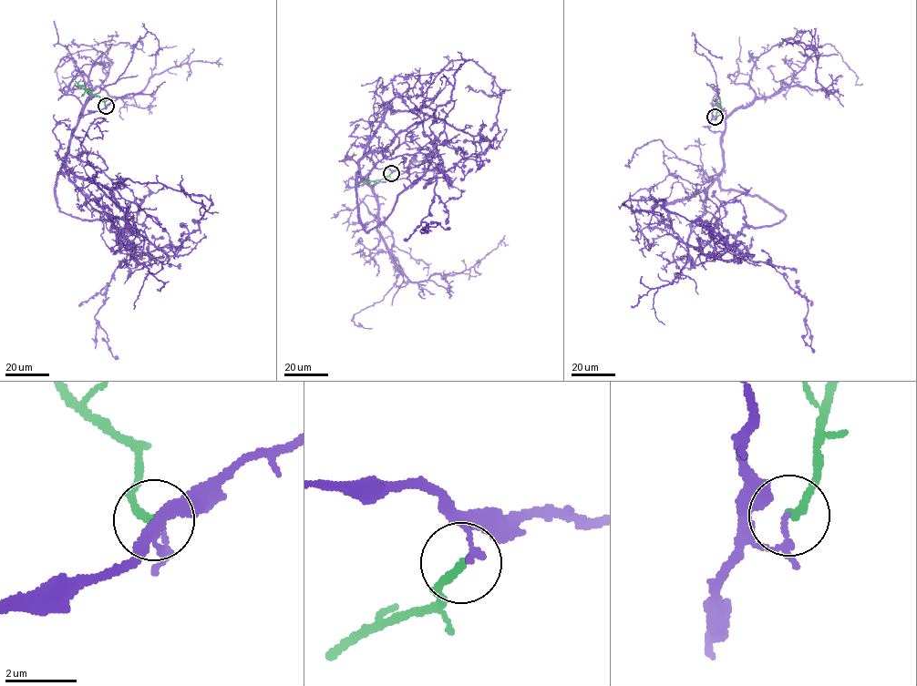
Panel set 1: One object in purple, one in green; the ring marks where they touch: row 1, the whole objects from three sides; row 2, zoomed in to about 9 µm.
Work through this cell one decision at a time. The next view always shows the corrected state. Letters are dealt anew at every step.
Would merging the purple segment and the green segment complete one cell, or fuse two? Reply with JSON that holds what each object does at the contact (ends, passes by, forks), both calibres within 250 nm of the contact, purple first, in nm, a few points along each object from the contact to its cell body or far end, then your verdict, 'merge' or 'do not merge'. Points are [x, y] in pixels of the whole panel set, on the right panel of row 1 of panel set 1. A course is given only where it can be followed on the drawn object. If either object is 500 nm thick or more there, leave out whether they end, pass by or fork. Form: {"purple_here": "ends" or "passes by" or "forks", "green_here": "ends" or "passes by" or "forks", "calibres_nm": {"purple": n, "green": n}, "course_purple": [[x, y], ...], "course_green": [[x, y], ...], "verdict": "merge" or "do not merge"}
{"purple_here": "passes by", "green_here": "ends", "calibres_nm": {"purple": 100, "green": 240}, "course_purple": [[715, 117], [708, 128], [721, 133], [723, 170], [705, 209], [741, 253], [666, 209], [650, 194], [654, 184]], "course_green": [[715, 117], [718, 105], [716, 102], [719, 97]], "verdict": "do not merge"}

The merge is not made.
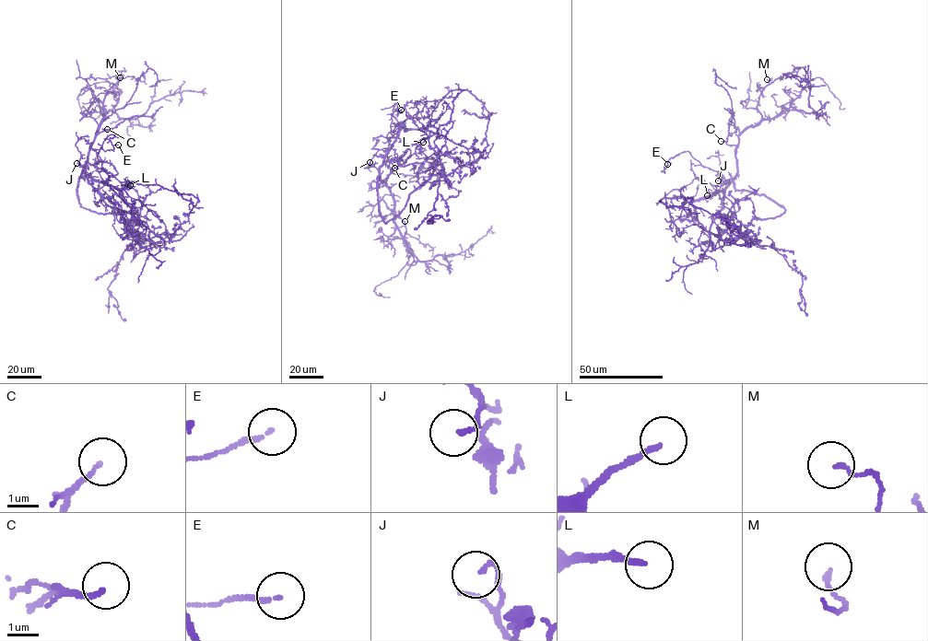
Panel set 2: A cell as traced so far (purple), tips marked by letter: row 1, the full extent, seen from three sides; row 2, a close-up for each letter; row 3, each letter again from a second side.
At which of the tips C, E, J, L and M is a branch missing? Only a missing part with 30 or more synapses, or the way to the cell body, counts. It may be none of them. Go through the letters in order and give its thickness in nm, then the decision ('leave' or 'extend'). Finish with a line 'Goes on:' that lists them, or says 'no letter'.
C: calibre 140 nm; extend
E: calibre 140 nm; leave
J: calibre 130 nm; leave
L: calibre 170 nm; extend
M: calibre 120 nm; leave
Goes on: C, L

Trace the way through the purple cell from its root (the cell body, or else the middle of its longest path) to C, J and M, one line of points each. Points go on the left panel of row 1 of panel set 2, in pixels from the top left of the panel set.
C: (85, 175), (89, 145), (96, 133), (107, 129)
J: (85, 175), (84, 168), (78, 160), (76, 163)
M: (85, 175), (89, 145), (104, 119), (104, 97), (120, 77)

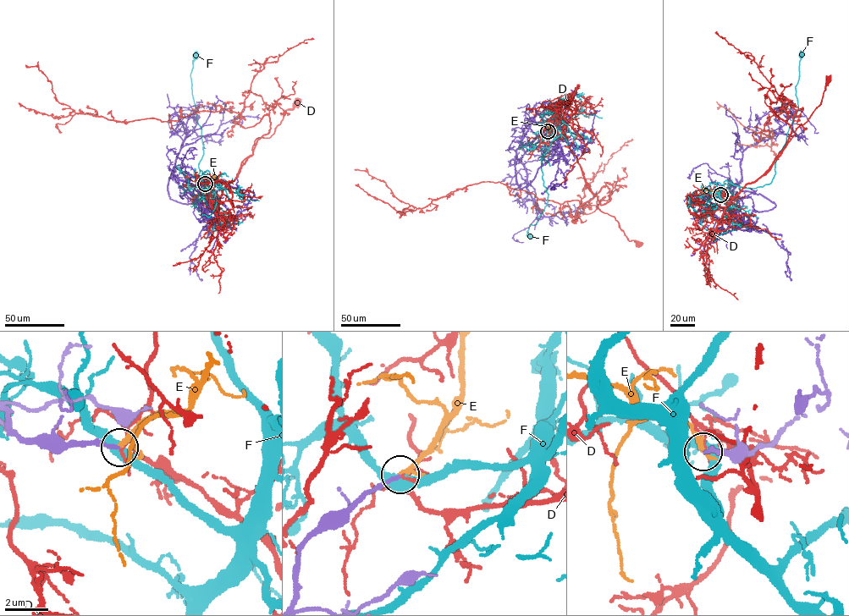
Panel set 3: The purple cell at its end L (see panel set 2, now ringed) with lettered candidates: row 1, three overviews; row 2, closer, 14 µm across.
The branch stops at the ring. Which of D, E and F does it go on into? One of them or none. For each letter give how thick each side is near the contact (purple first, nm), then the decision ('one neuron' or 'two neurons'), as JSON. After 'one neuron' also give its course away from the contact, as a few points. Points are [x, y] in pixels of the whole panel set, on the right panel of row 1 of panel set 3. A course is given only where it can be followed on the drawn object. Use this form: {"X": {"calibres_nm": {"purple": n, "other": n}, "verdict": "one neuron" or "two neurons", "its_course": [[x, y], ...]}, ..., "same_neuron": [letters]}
{"D": {"calibres_nm": {"purple": 190, "other": 110}, "verdict": "two neurons"}, "E": {"calibres_nm": {"purple": 190, "other": 180}, "verdict": "one neuron", "its_course": [[720, 195], [715, 191], [700, 191]]}, "F": {"calibres_nm": {"purple": 240, "other": 440}, "verdict": "two neurons"}, "same_neuron": ["E"]}

